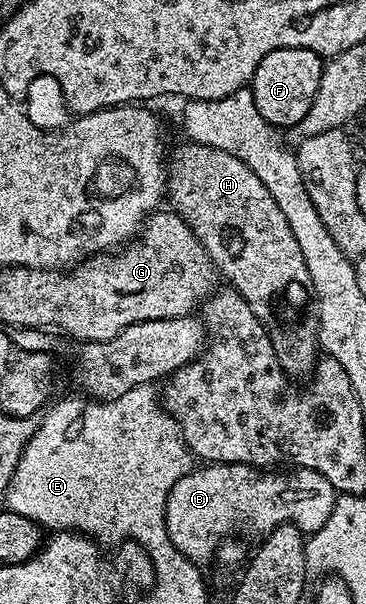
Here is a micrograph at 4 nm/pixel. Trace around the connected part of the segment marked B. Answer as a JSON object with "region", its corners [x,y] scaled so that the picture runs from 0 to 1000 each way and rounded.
{"region":[[[574,765],[549,773],[486,793],[448,836],[454,881],[475,907],[522,930],[557,934],[642,877],[708,892],[754,871],[795,864],[825,881],[850,881],[880,874],[913,848],[923,815],[866,778],[713,775],[658,765]]]}

